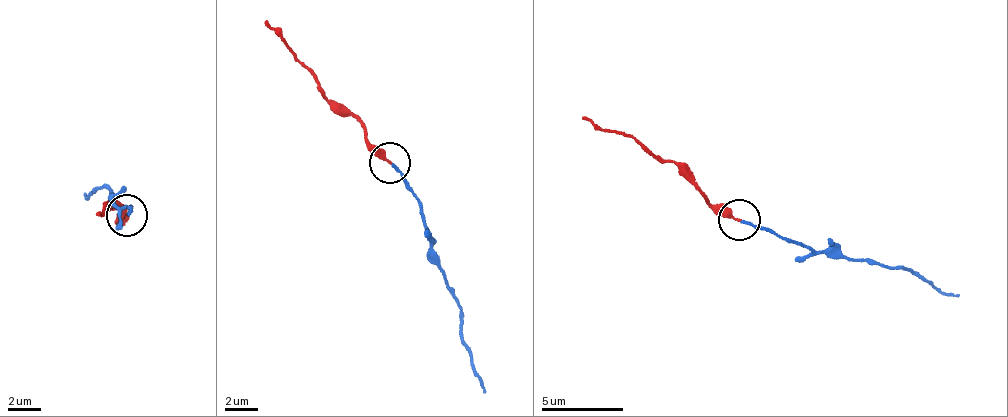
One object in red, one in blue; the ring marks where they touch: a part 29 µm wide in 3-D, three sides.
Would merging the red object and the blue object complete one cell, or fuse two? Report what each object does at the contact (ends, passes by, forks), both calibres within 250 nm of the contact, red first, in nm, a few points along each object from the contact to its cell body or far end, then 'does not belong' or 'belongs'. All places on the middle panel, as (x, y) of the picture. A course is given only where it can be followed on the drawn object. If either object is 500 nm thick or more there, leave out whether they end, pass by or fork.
red ends there; blue ends there; 320 nm thick on the red side, 150 nm on the other; red runs (391, 162), (365, 138), (357, 120), (326, 98), (317, 76), (295, 58), (266, 20); blue runs (391, 162), (416, 197), (430, 239), (432, 262), (448, 279), (485, 393); does not belong

